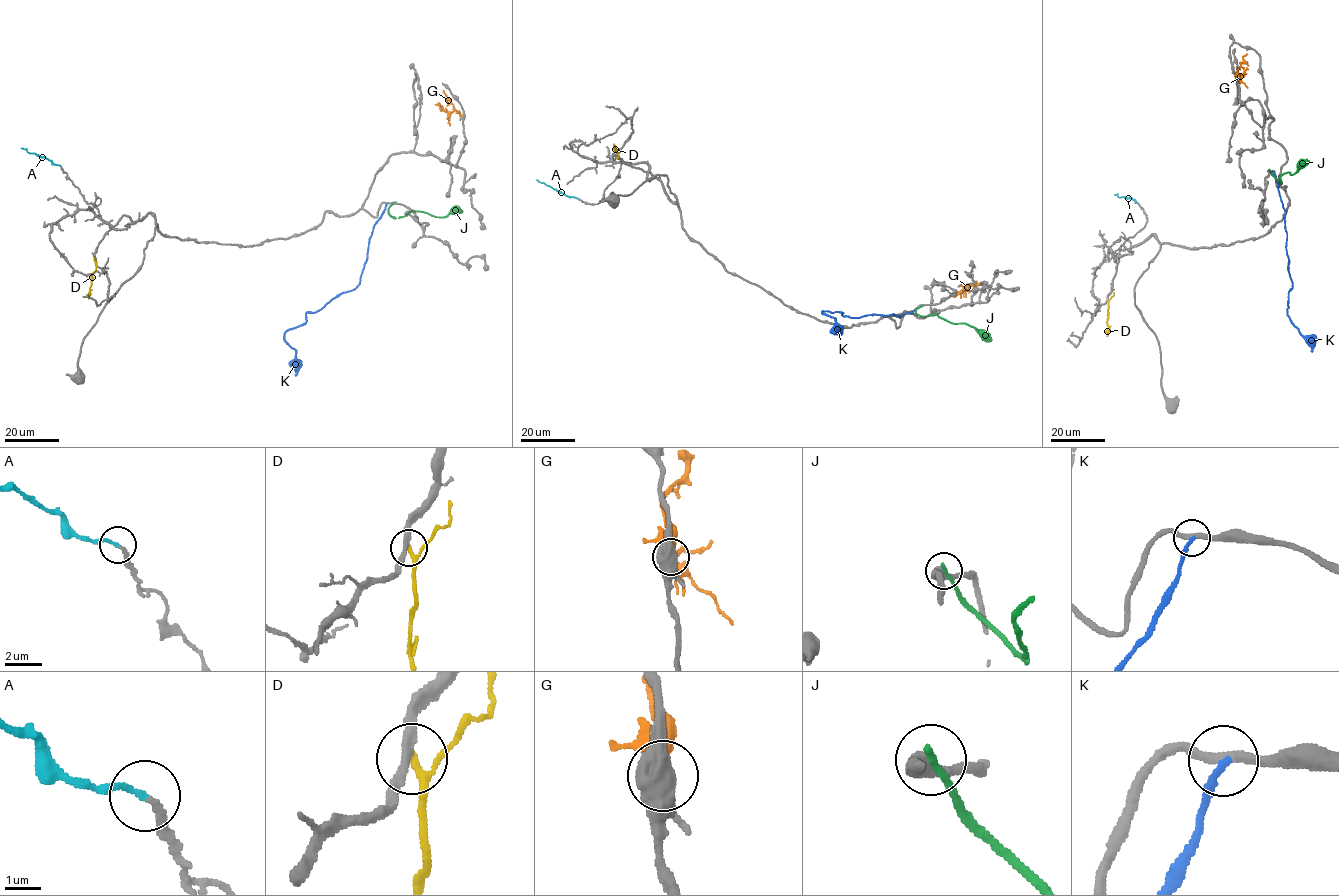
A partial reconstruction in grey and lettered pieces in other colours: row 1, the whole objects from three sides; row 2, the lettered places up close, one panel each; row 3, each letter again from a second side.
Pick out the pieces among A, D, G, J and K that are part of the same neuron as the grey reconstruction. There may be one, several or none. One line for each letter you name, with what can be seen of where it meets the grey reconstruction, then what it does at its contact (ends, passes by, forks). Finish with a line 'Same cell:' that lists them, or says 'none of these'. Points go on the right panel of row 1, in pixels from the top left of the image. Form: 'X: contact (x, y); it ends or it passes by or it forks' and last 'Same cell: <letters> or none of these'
A: contact (1137, 202); it ends
Same cell: A

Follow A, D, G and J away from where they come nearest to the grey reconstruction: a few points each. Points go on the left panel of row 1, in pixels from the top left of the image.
A: (60, 165), (21, 148)
D: (95, 263), (88, 298)
G: (461, 115), (443, 90)
J: (394, 203), (388, 212), (394, 217), (416, 211), (444, 217), (462, 210)

